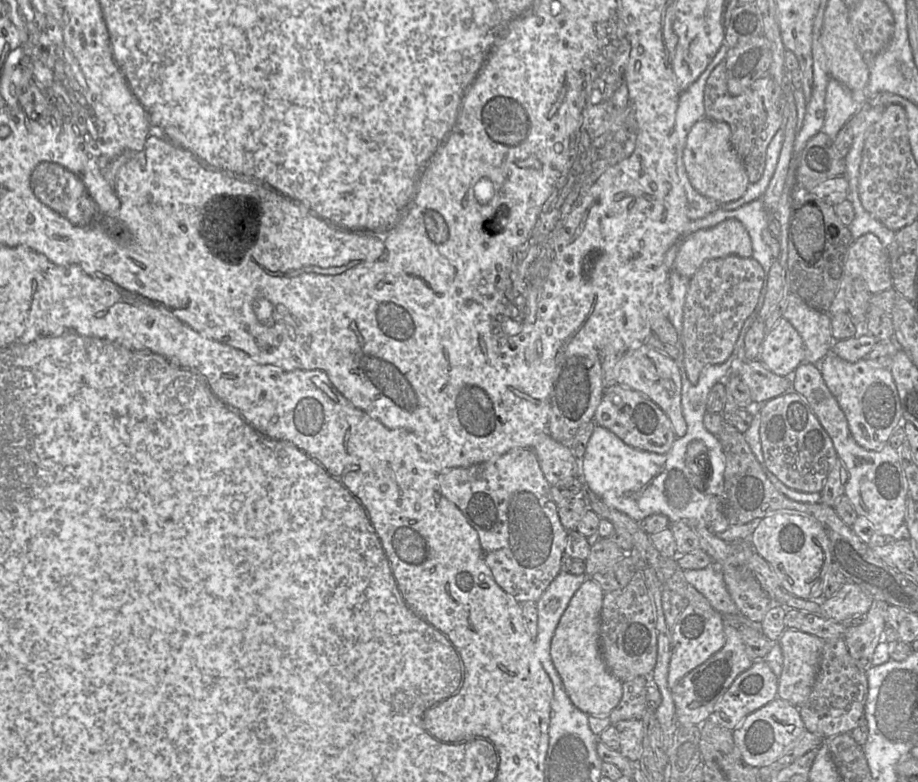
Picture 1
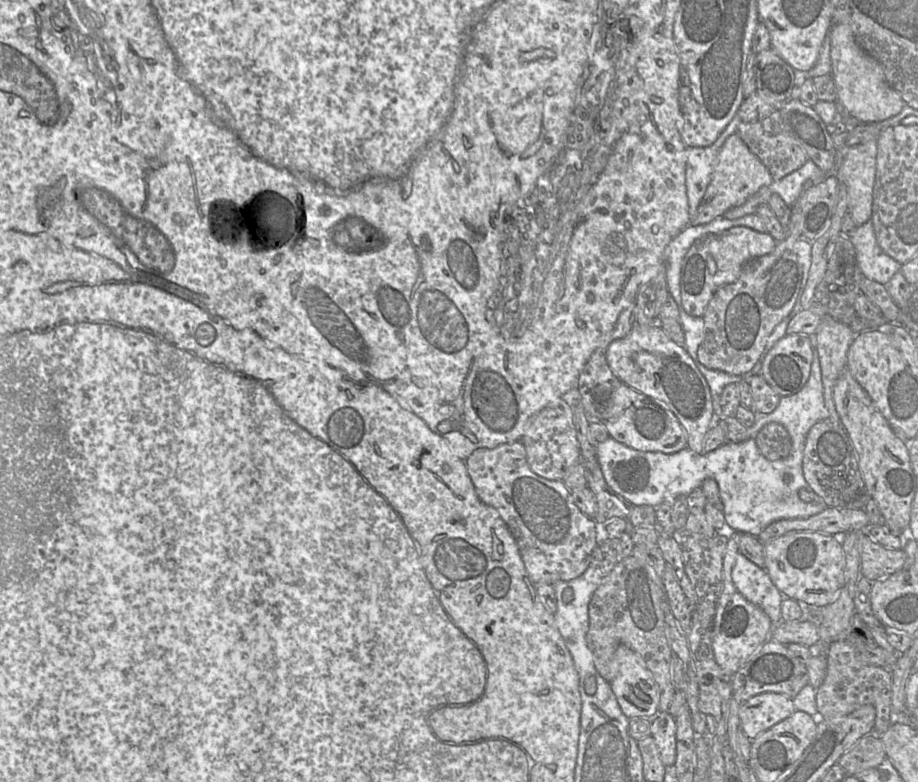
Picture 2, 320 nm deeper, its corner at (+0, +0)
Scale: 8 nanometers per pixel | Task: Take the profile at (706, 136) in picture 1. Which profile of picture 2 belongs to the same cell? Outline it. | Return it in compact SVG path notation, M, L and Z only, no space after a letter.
M737 134L730 135L719 150L714 162L711 181L697 211L690 217L690 224L707 224L717 218L723 217L725 212L742 205L762 187L768 187L773 181L768 169L750 151L743 140Z

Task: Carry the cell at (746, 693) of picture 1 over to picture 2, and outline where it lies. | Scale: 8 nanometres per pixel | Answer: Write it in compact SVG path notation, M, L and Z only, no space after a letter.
M765 692L741 703L739 716L744 732L753 740L796 710L792 698L781 693Z

